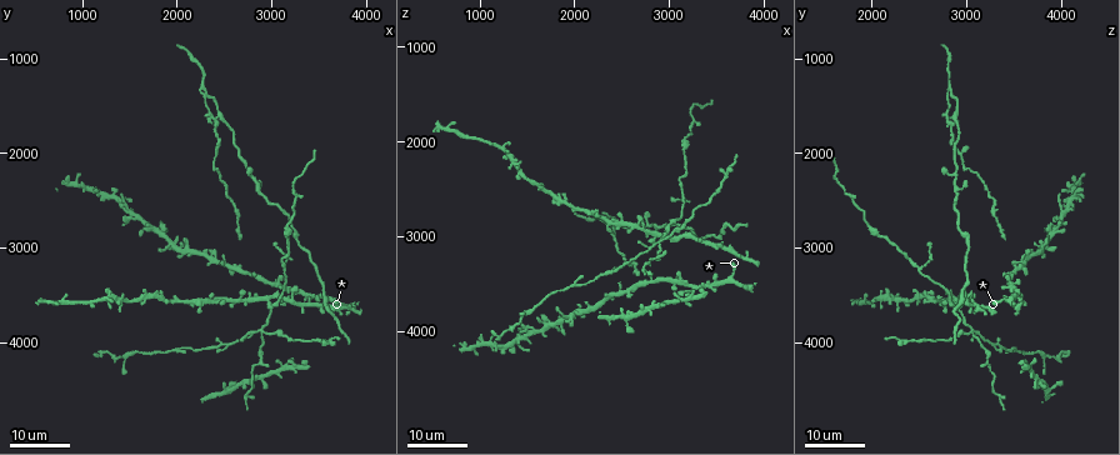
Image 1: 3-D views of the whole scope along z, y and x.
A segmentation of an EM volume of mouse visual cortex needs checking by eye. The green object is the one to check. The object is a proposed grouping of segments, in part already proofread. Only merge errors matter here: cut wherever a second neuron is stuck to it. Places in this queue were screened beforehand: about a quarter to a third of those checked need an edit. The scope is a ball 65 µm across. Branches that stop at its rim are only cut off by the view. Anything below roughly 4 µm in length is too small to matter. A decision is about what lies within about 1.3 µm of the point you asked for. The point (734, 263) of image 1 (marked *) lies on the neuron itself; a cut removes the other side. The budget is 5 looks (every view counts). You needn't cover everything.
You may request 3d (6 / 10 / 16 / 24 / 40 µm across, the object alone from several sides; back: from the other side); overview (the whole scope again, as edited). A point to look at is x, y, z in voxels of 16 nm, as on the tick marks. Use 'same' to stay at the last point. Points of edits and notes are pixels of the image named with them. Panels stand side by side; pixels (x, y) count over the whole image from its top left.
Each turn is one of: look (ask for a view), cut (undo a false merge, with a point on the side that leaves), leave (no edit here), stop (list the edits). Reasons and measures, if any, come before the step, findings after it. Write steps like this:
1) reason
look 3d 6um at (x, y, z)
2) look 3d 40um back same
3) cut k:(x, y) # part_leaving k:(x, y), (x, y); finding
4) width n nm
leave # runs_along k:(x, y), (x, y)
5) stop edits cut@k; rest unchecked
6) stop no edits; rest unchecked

looks like a crossing
look 3d 24um at (2880, 3860, 3080)

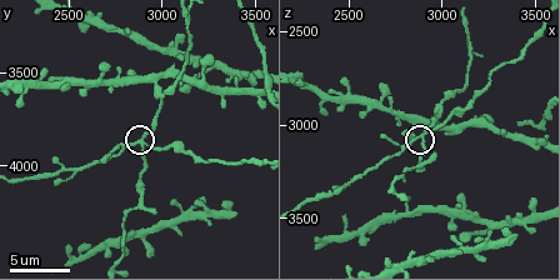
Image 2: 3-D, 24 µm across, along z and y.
look 3d 10um at (2860, 3880, 3060)

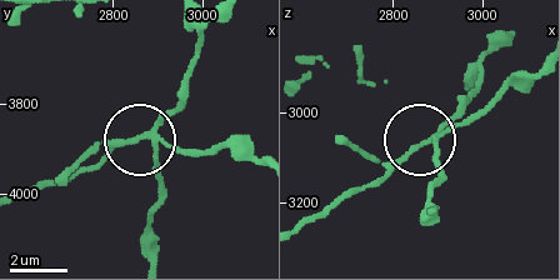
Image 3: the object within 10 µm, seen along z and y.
arms 4
cut 3:(188, 153) # a second neuron is stuck on

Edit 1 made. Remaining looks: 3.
look overview

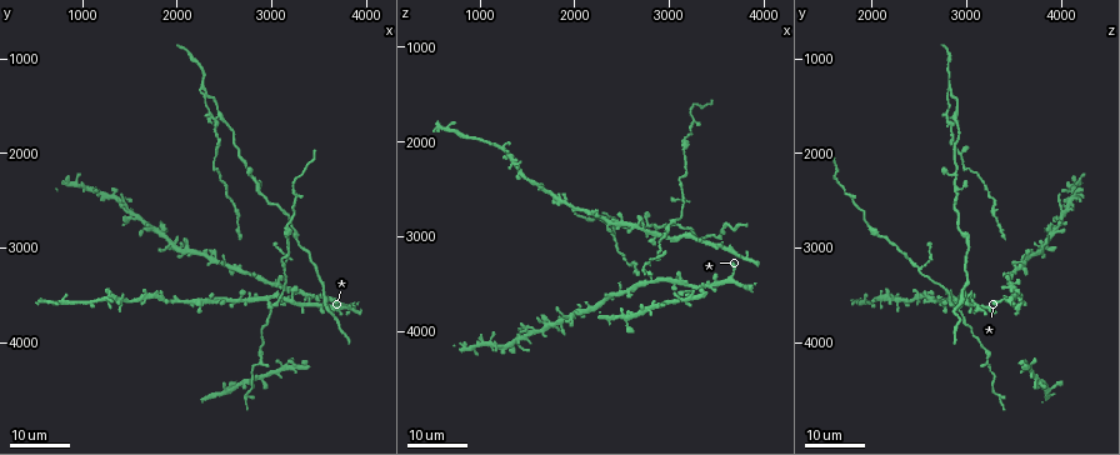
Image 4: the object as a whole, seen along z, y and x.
a fork
look 3d 16um at (2980, 3640, 2920)

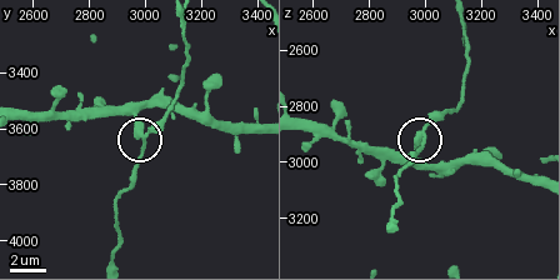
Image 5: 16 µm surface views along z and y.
look 3d 6um at (2980, 3630, 2900)

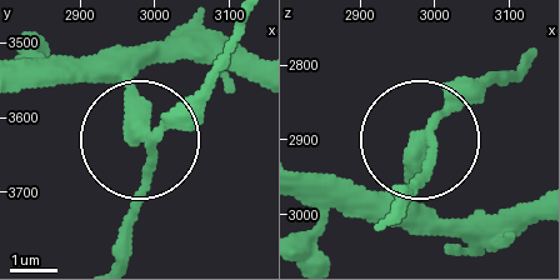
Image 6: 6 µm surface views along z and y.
leave # runs_along 6:(259, 85), (139, 65), (128, 256); all the same neuron

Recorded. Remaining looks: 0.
stop edits cut@3; rest unchecked

